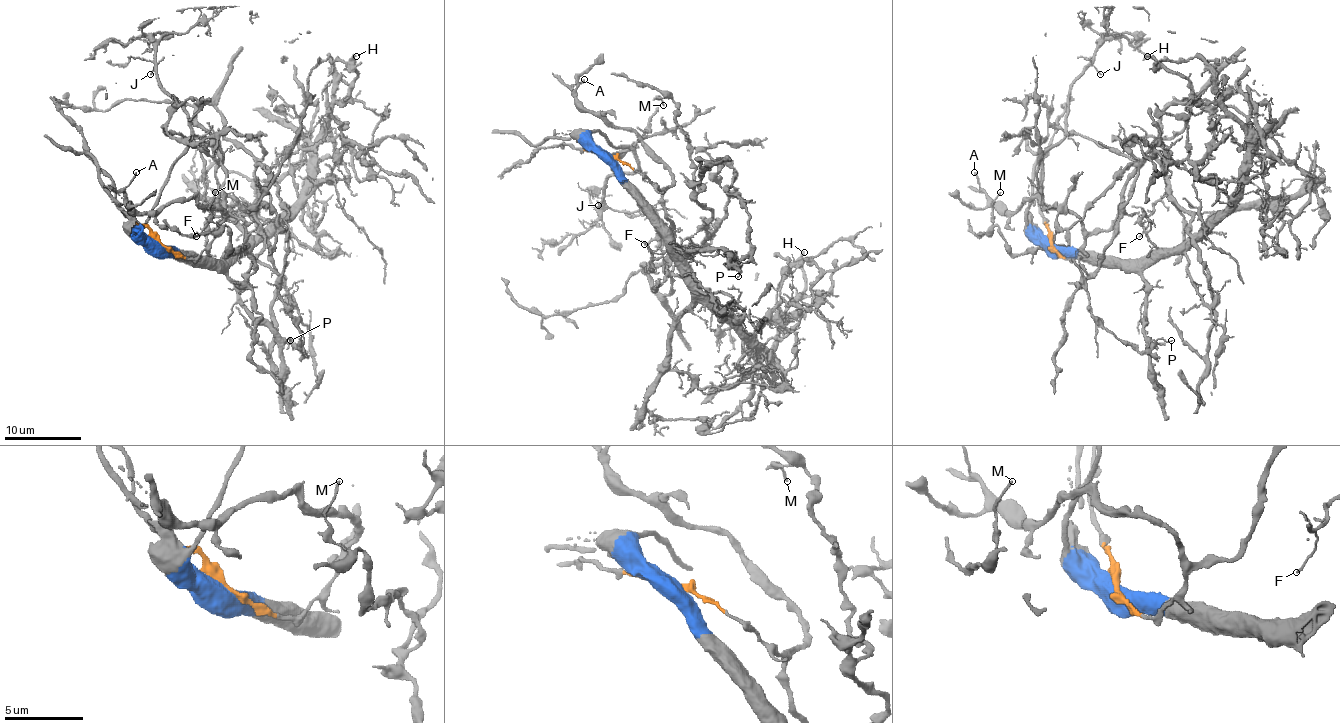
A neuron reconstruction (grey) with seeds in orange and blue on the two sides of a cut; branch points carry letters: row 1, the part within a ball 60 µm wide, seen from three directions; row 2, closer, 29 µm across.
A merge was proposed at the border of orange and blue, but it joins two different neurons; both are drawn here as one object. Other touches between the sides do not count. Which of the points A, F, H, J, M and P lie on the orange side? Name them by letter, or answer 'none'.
A, M

